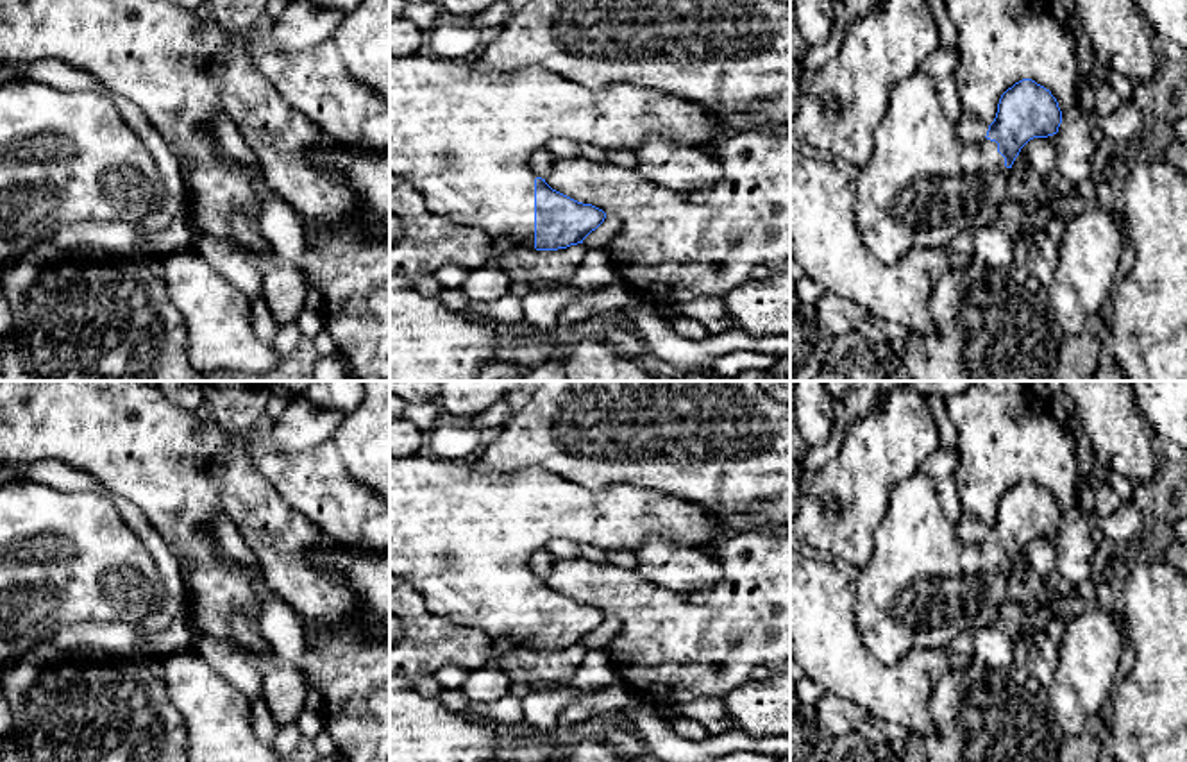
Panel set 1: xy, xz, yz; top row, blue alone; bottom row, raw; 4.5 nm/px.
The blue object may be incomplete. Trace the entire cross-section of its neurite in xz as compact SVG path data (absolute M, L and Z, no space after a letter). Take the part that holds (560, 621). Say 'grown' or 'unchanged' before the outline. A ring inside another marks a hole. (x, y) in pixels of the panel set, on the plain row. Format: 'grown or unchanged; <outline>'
grown; M425 449L411 456L390 454L390 574L402 578L408 585L418 590L425 597L425 605L431 612L445 617L456 624L477 628L490 635L493 640L501 637L511 639L518 648L529 648L536 651L558 651L570 646L583 644L583 640L595 631L606 619L606 614L592 605L577 603L556 590L552 590L545 580L538 578L531 571L531 556L547 546L552 538L570 538L577 544L590 544L606 551L622 549L633 551L647 535L661 535L685 547L708 549L719 537L733 533L715 521L704 508L690 504L686 501L660 494L649 488L636 488L631 485L613 485L606 488L586 488L576 481L568 481L554 472L538 467L526 467L511 472L499 472L492 469L474 467L468 460L447 461L433 456Z

